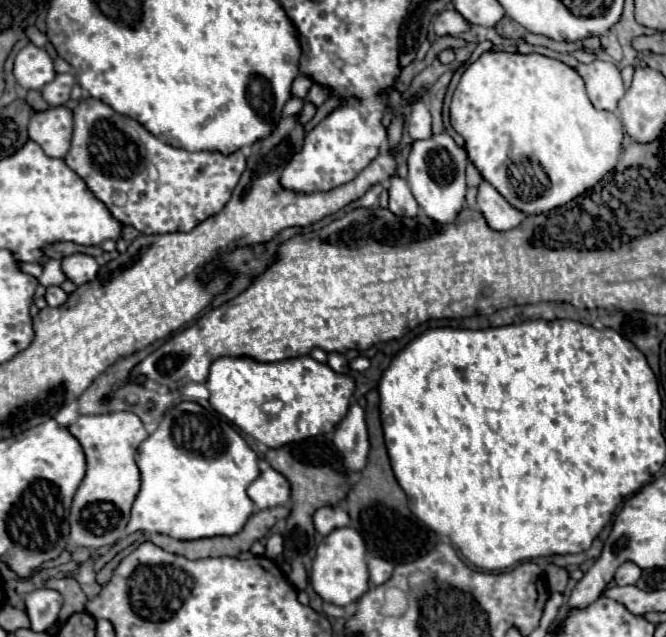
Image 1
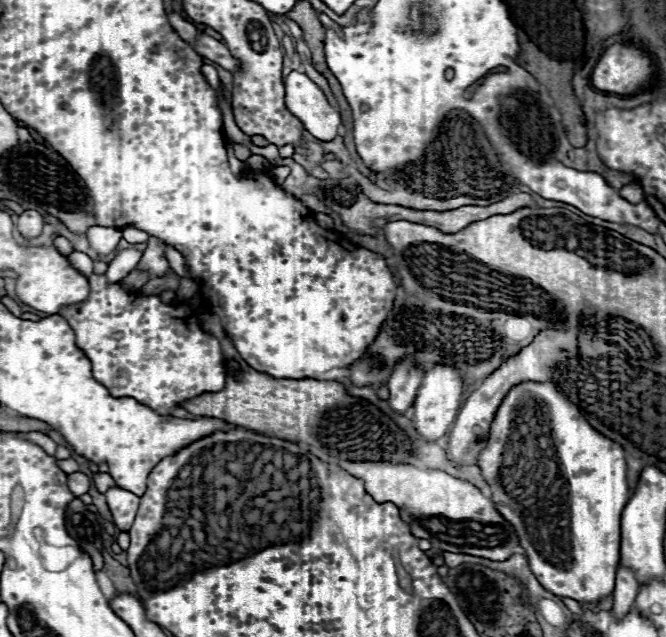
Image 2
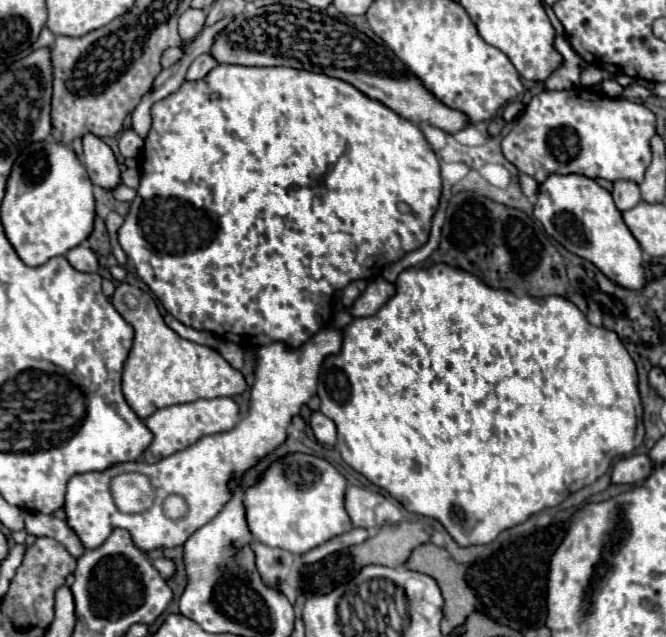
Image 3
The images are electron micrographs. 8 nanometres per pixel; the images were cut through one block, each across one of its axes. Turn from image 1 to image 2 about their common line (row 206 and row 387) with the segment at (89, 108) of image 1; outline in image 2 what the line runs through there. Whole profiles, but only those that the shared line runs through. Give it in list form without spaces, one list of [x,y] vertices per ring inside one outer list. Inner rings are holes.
[[[90,276],[90,294],[76,308],[64,306],[60,308],[60,316],[72,326],[78,334],[76,344],[86,352],[92,362],[94,378],[104,384],[112,396],[136,398],[140,404],[150,406],[158,414],[168,416],[172,408],[180,402],[200,396],[204,392],[216,392],[224,388],[224,366],[218,340],[204,332],[196,320],[190,306],[186,304],[164,304],[158,296],[142,296],[142,294],[126,294],[120,284],[106,284],[106,276]]]

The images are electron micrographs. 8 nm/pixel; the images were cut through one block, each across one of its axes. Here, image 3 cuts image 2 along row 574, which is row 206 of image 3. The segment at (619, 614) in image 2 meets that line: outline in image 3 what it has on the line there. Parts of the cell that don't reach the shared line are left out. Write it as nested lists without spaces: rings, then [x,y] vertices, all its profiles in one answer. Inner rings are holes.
[[[618,180],[618,182],[614,182],[612,198],[614,198],[614,202],[616,202],[616,208],[618,208],[620,212],[624,212],[624,210],[634,208],[634,206],[640,202],[640,190],[638,190],[638,186],[632,184],[632,182]]]

